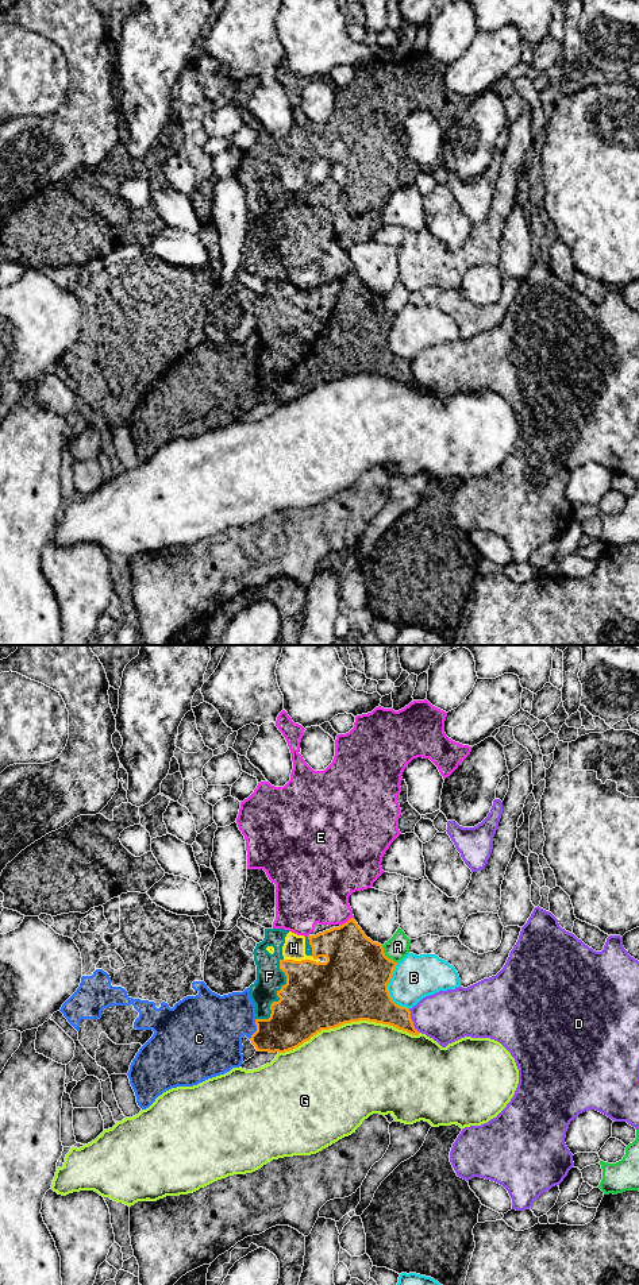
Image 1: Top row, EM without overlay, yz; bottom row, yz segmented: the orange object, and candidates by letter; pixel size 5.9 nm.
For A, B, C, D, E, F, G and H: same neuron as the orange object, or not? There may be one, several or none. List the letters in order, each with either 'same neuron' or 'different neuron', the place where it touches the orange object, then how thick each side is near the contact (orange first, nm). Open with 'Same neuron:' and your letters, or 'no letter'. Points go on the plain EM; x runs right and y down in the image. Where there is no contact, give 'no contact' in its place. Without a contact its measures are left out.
Same neuron: no letter
A: different neuron | yz (385, 308) | 420/140 nm
B: different neuron | yz (387, 342) | 420/260 nm
C: different neuron | yz (257, 381) | 300/360 nm
D: different neuron | yz (411, 373) | 220/300 nm
E: different neuron | yz (347, 273) | 320/380 nm
F: different neuron | yz (277, 347) | 400/160 nm
G: different neuron | yz (349, 374) | 420/500 nm
H: different neuron | yz (301, 312) | 400/130 nm

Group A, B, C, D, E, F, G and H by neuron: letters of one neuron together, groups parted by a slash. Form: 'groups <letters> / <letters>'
groups A / B / C / D / E F H / G

